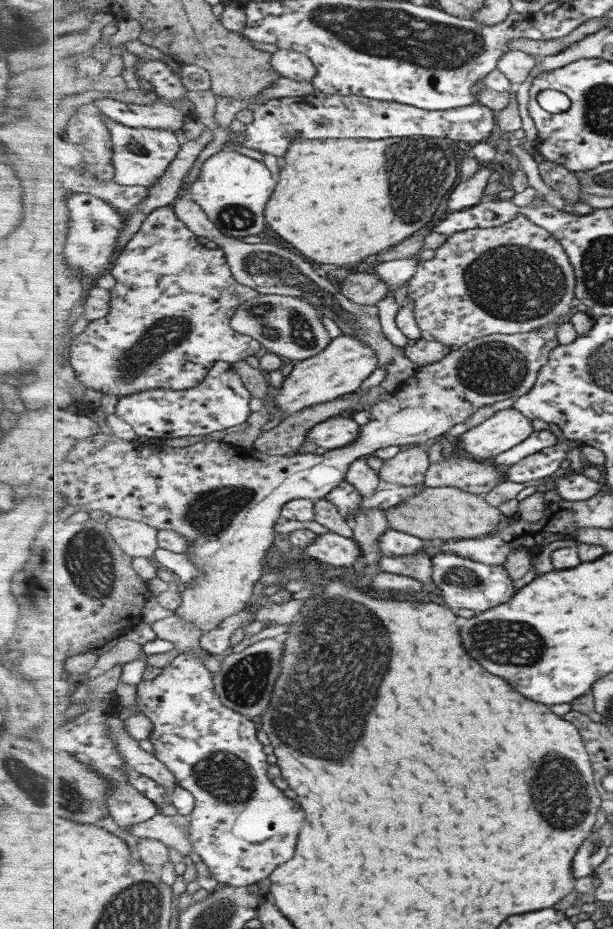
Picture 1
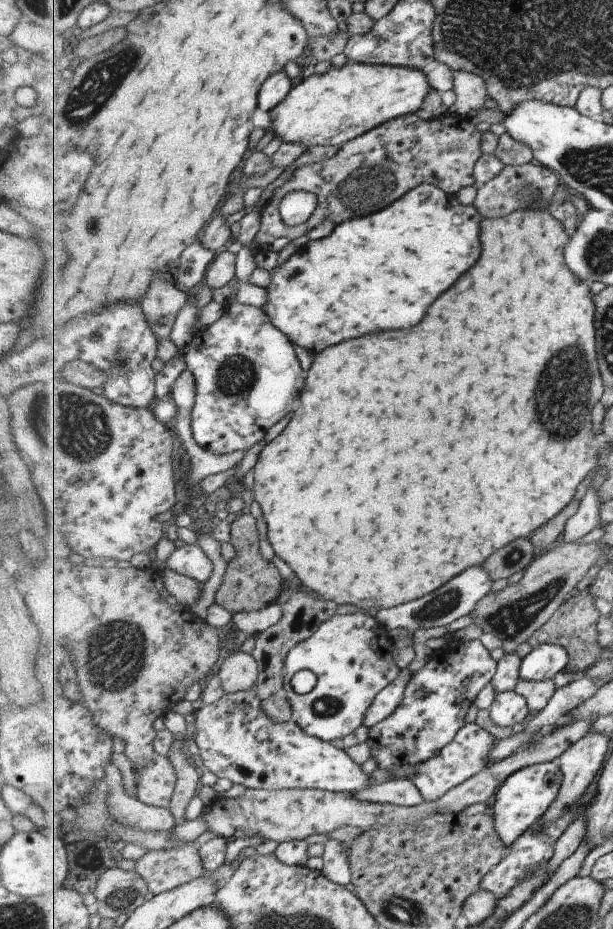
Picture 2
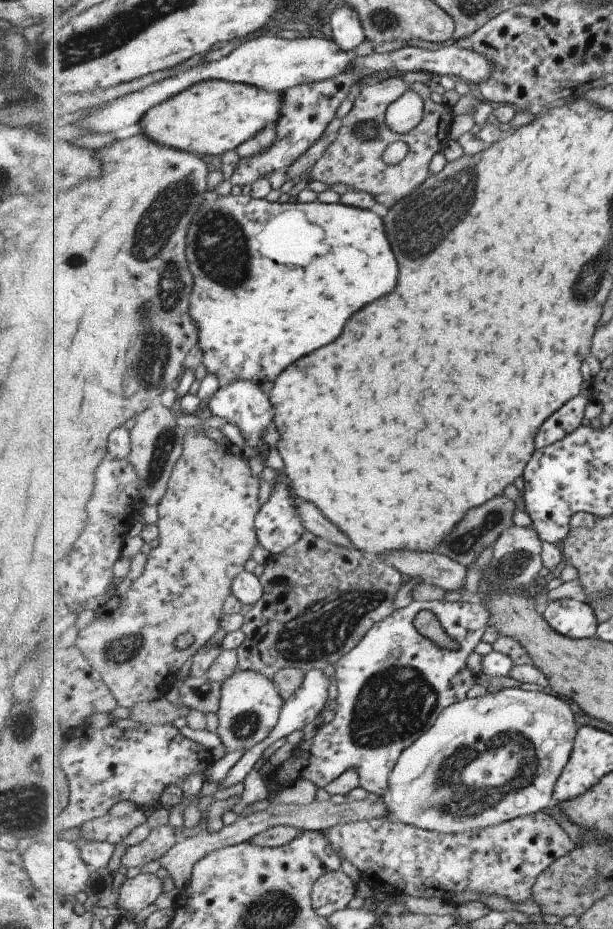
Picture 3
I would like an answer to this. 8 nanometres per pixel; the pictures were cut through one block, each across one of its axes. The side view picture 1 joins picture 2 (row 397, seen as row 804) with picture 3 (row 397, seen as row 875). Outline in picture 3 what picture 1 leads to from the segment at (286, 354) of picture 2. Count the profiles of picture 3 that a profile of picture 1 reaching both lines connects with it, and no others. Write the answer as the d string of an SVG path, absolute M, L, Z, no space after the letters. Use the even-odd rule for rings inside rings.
M231 380L227 386L216 391L208 405L213 415L225 418L227 423L241 429L248 446L259 446L267 430L274 424L274 403L271 402L270 393L263 392L259 383L253 380Z

